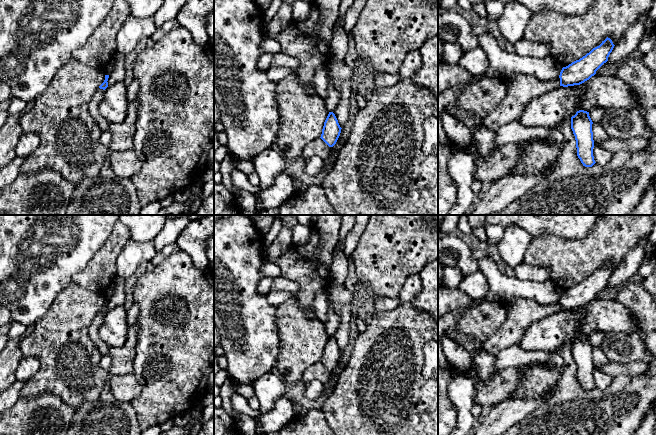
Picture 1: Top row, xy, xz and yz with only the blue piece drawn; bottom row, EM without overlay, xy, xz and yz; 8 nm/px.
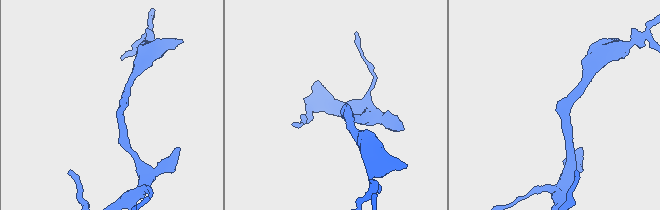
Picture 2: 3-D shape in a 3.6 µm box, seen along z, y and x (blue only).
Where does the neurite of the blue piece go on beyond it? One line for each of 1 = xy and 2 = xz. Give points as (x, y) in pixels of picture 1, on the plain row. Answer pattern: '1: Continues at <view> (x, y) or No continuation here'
1: No continuation here
2: No continuation here

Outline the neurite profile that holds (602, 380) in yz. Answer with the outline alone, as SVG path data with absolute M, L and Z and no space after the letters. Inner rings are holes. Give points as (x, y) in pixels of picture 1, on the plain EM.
M594 368L593 380L594 380L594 384L597 388L605 389L610 385L613 378L606 372L603 372L597 368Z

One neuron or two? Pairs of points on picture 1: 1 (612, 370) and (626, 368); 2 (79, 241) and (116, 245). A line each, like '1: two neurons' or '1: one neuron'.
1: one neuron
2: two neurons

